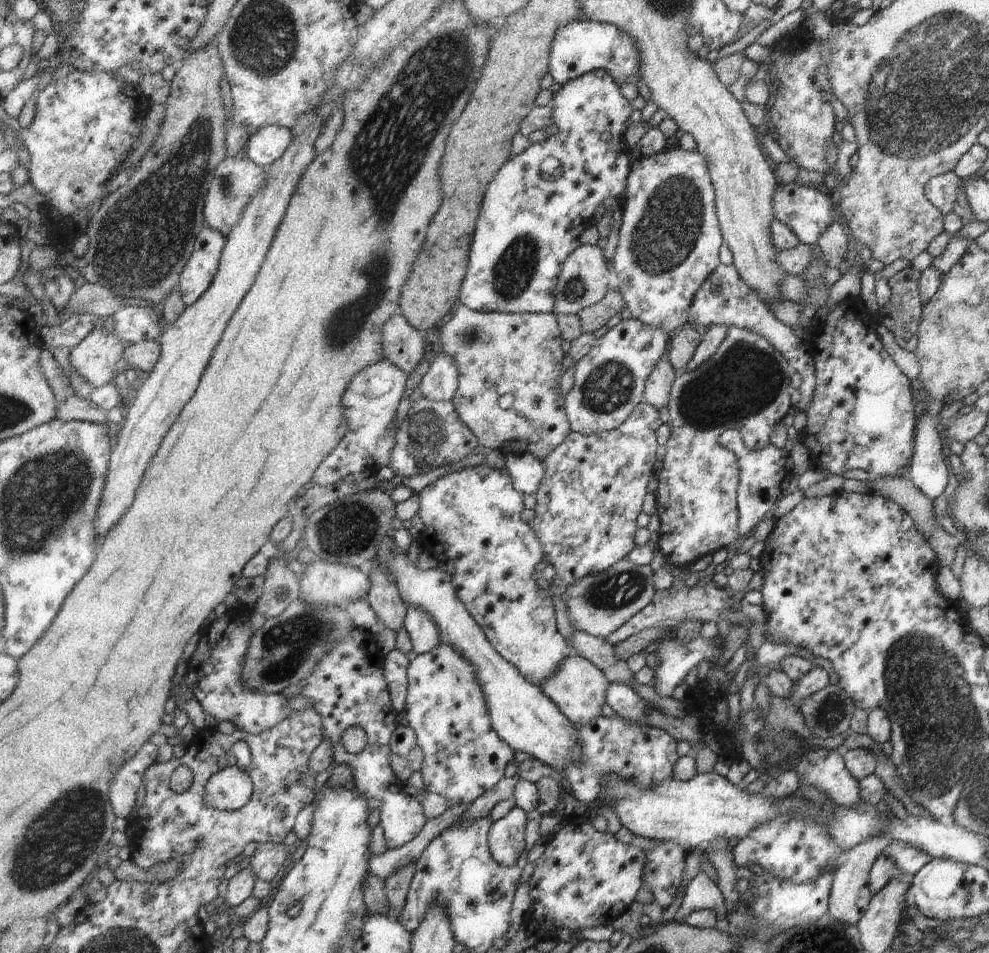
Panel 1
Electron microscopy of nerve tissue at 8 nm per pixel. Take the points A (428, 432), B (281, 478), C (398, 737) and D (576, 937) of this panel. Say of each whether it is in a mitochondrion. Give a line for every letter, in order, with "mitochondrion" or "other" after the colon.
A: mitochondrion
B: other
C: other
D: other

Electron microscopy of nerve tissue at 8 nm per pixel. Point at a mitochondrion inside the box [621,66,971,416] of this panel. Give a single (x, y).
(663, 238)

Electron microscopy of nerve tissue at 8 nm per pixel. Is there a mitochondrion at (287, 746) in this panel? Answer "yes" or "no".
no

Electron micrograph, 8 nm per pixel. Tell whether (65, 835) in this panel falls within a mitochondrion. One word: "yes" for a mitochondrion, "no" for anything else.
yes

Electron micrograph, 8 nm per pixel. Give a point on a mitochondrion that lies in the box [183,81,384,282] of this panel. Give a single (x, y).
(226, 184)

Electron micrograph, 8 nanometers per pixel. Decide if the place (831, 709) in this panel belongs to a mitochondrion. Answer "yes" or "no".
yes

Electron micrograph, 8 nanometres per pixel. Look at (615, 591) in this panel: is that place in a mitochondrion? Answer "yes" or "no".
yes

